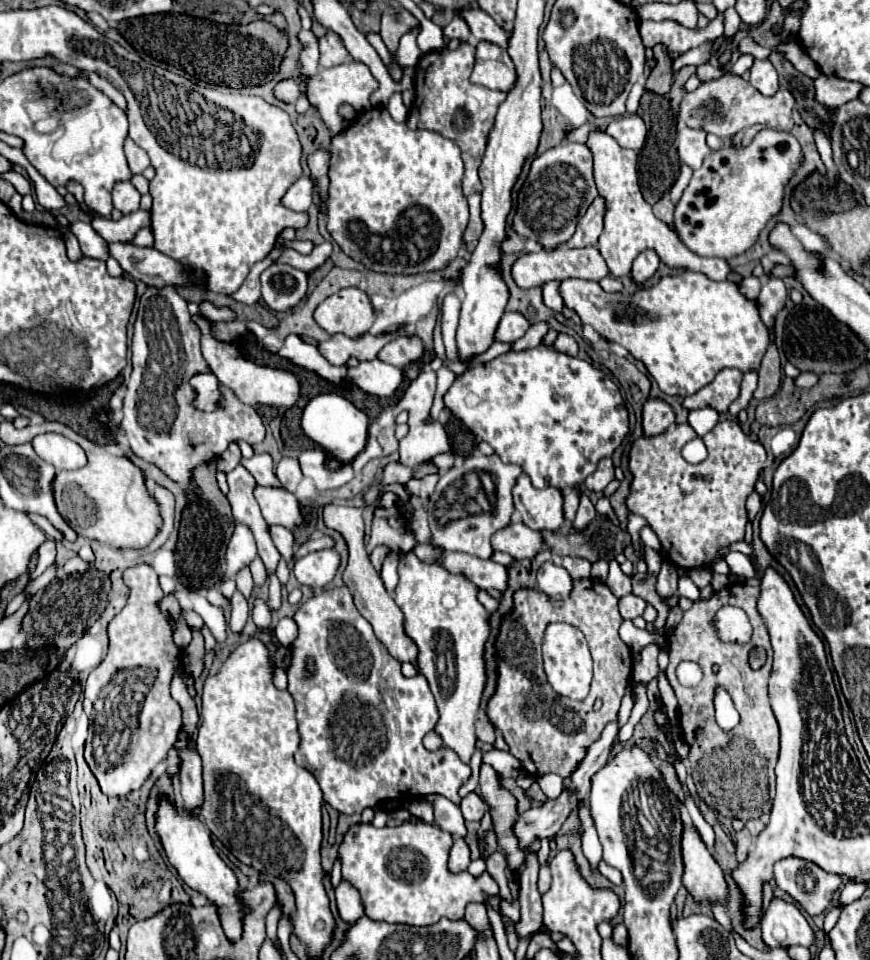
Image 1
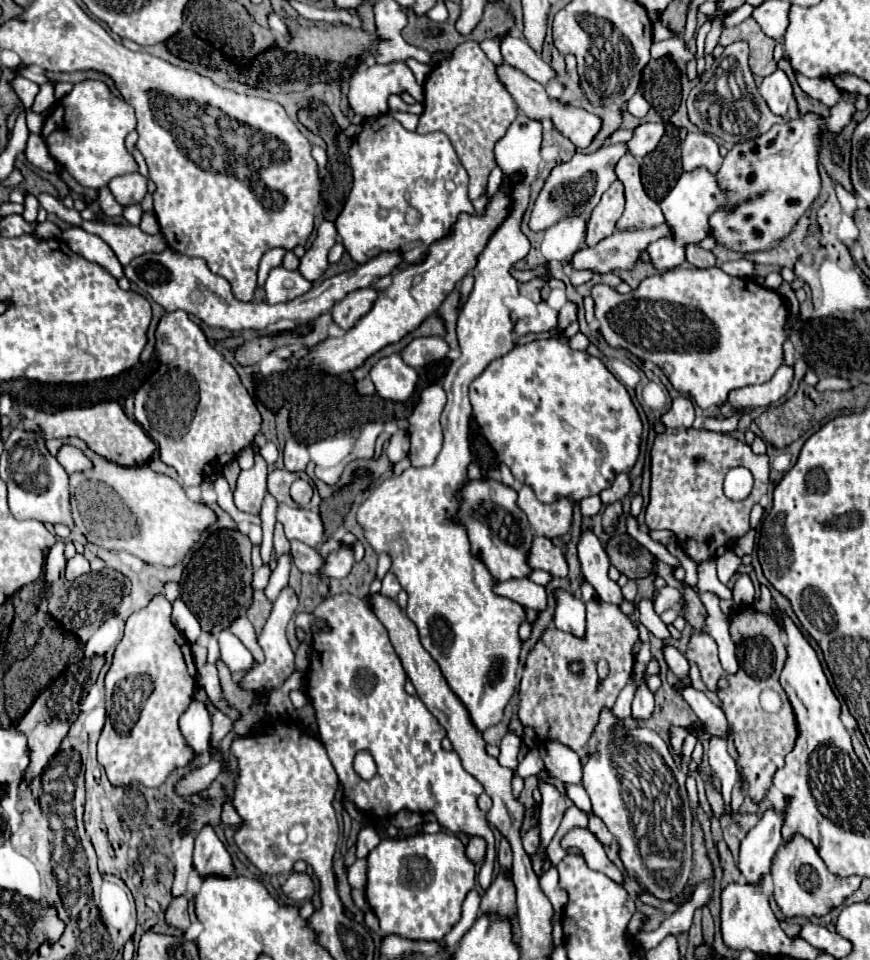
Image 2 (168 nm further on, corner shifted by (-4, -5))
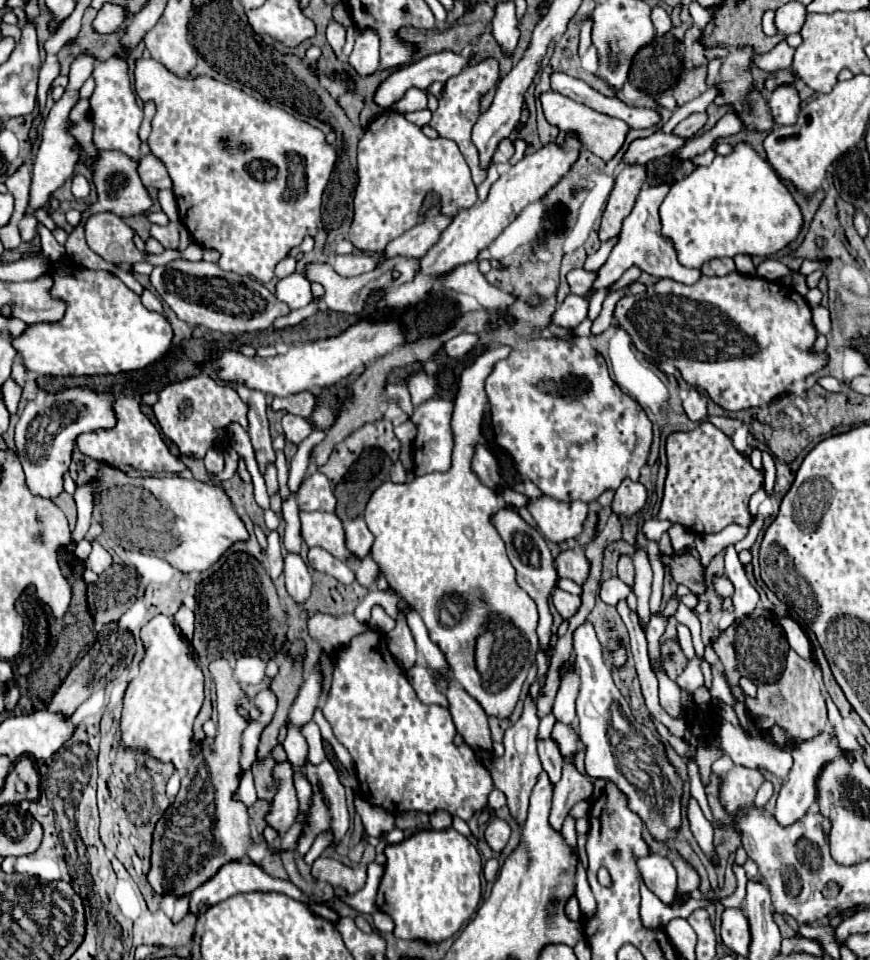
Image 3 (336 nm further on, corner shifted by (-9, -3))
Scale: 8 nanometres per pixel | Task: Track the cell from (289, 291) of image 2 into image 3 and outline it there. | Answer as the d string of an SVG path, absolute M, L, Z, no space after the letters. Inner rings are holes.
M293 273L277 283L277 299L283 301L289 309L307 307L313 299L311 283L305 279L303 273Z

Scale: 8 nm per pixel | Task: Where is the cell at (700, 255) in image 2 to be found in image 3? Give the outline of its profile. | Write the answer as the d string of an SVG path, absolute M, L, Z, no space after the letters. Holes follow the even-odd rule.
M729 257L727 259L713 259L713 261L705 263L701 267L701 271L703 271L703 275L727 275L727 273L735 271L735 263Z

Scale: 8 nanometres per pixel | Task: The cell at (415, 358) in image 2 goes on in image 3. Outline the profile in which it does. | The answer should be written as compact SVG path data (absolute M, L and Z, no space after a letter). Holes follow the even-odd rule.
M461 333L443 345L443 353L451 359L459 359L459 357L465 357L467 353L471 353L477 343L479 343L479 335Z

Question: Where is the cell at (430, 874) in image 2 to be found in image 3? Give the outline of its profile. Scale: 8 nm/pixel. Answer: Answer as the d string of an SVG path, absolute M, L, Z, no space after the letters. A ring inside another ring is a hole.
M447 827L443 831L435 831L435 829L419 831L397 845L387 845L385 855L387 855L387 865L379 885L377 907L395 921L395 931L393 931L395 937L419 939L427 943L441 943L453 937L459 931L459 927L471 917L471 913L475 911L481 899L481 855L477 847L459 831Z

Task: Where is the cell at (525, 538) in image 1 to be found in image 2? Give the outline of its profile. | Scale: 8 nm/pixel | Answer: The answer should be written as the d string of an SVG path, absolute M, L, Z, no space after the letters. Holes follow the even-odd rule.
M534 535L532 539L532 547L528 551L528 565L532 569L542 569L554 577L566 577L568 573L562 549L556 547L548 537L540 535Z

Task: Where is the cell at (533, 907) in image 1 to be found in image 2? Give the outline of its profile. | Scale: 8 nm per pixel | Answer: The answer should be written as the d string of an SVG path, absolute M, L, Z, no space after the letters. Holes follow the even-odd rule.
M540 781L540 793L542 793L542 809L540 809L540 817L538 817L538 829L540 829L540 843L536 853L532 855L532 869L534 873L540 877L542 865L546 861L546 849L562 821L564 811L574 805L564 793L560 793L552 783Z

